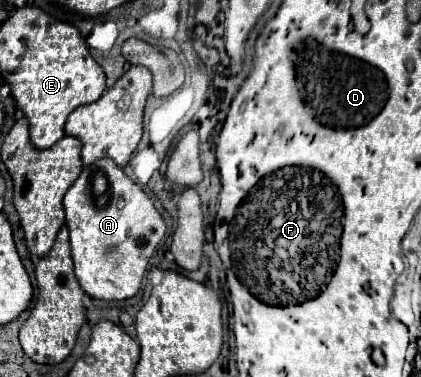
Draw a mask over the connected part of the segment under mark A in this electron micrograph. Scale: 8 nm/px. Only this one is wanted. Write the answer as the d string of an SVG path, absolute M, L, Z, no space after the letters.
M103 157L83 167L79 179L65 193L63 207L75 275L83 291L107 301L133 297L141 287L151 255L165 235L165 219L155 209L153 199L115 161Z

